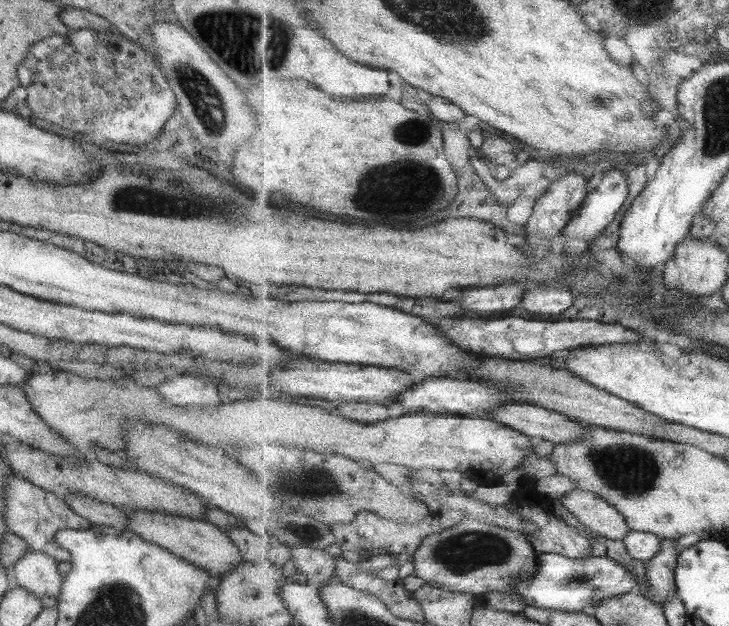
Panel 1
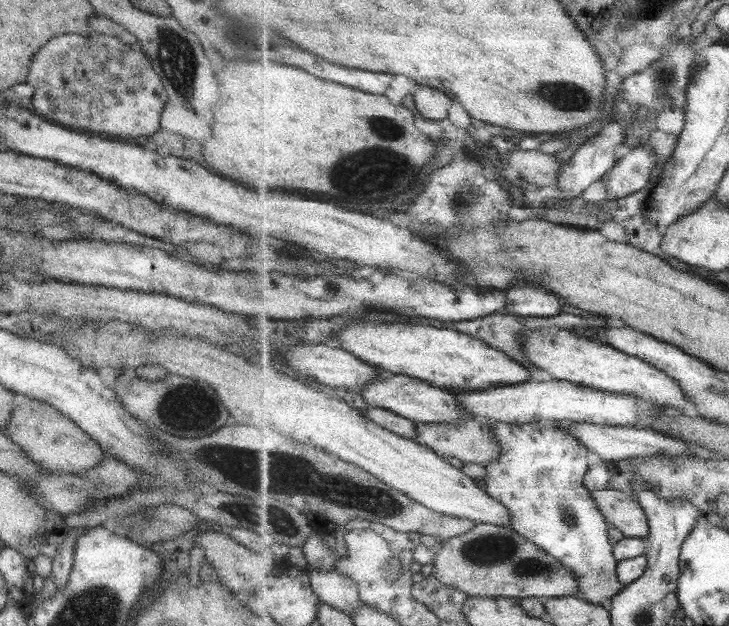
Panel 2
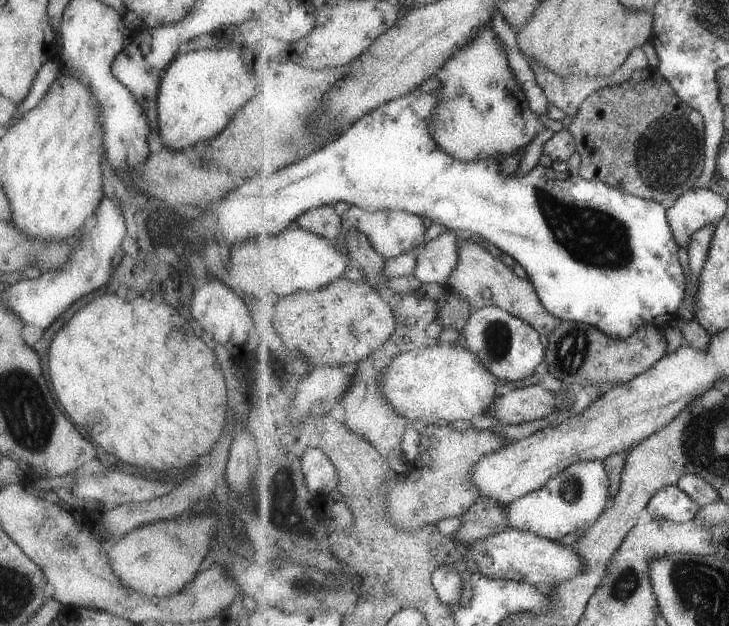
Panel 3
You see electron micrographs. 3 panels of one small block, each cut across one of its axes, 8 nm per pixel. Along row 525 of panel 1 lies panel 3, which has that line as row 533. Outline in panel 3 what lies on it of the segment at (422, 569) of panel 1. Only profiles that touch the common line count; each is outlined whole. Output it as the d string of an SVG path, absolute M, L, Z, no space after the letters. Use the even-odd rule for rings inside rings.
M480 496L460 519L461 527L453 536L465 548L481 538L511 529L511 518L507 518L506 506L485 496Z

